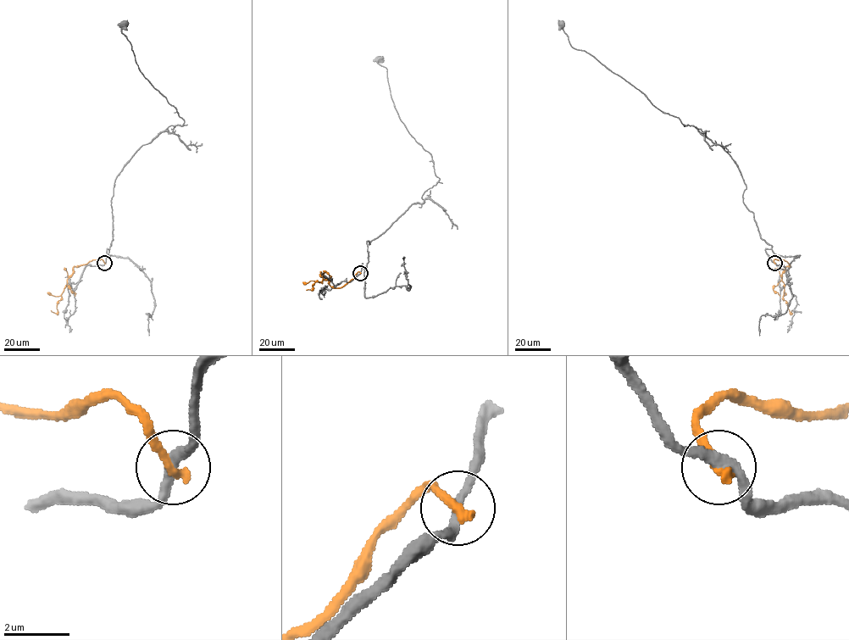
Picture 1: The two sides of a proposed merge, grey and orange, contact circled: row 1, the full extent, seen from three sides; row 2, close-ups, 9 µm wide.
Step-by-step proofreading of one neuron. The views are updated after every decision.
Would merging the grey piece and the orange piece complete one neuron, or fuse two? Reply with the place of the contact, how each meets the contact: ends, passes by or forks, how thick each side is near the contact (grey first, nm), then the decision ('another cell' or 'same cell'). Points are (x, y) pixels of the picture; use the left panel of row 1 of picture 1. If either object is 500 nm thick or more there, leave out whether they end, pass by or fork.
place (104, 263); grey passes by; orange ends; calibres 280 and 340 nm; another cell

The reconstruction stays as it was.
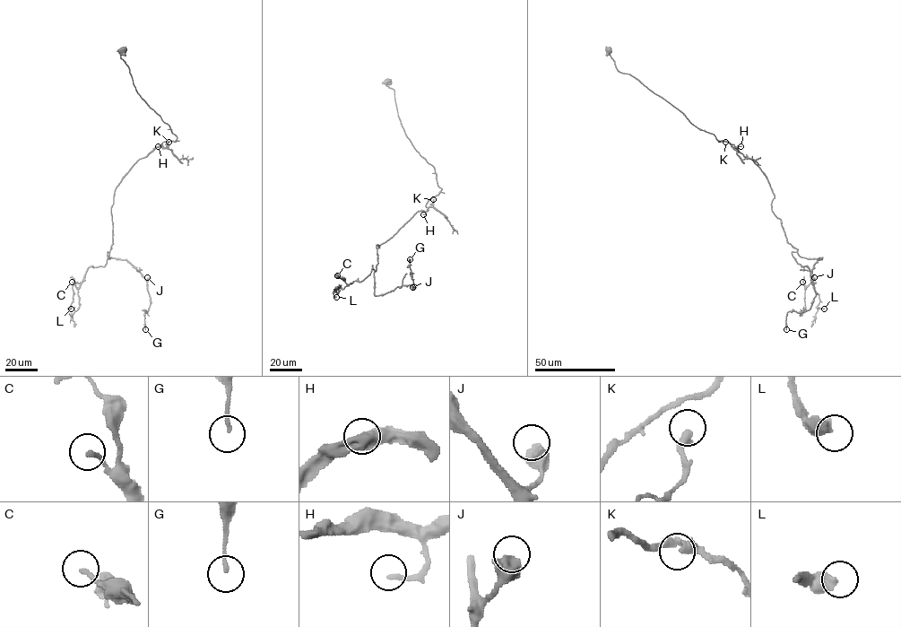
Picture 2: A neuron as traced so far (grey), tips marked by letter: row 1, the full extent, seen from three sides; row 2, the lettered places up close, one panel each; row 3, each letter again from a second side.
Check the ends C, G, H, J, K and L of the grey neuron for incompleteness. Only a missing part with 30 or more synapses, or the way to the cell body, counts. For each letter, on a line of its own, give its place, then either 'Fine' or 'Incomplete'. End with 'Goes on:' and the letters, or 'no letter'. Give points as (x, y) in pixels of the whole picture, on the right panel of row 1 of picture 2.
C: Place: (802, 282). Fine
G: Place: (786, 329). Fine
H: Place: (740, 146). Fine
J: Place: (814, 277). Fine
K: Place: (725, 142). Fine
L: Place: (824, 309). Fine
Goes on: no letter

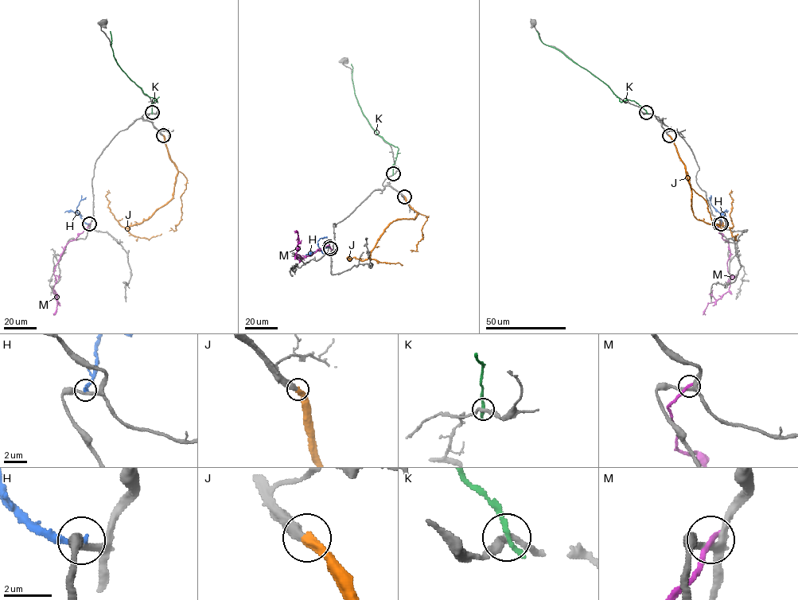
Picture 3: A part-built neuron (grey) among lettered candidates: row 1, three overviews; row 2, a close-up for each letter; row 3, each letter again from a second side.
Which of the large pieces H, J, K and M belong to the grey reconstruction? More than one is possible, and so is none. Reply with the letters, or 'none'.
J

